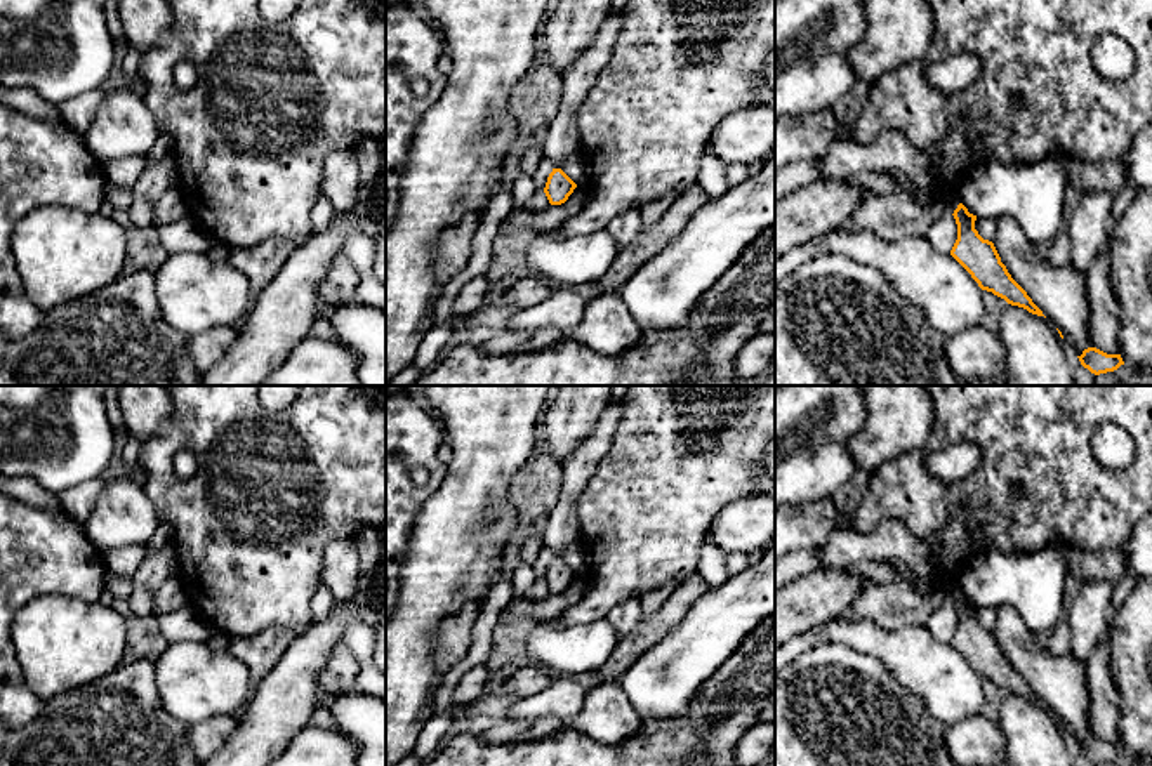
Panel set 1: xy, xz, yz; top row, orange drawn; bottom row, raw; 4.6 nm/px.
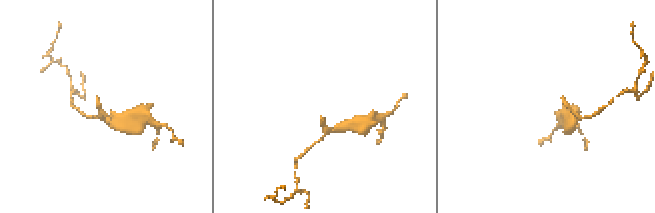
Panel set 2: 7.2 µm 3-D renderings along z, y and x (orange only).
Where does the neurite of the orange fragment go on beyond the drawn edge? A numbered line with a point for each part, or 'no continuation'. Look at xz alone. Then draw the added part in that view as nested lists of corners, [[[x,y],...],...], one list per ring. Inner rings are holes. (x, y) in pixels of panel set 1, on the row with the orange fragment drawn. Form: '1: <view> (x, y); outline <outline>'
1: xz (562, 139); outline [[[608,14],[593,42],[580,52],[573,64],[561,75],[561,101],[556,116],[544,129],[544,160],[553,168],[580,149],[579,108],[589,94],[599,71],[612,56],[622,28],[620,14]]]

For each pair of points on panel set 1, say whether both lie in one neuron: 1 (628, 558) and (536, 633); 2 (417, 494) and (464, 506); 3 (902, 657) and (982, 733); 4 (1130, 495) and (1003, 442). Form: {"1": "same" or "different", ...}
{"1": "different", "2": "different", "3": "different", "4": "same"}

